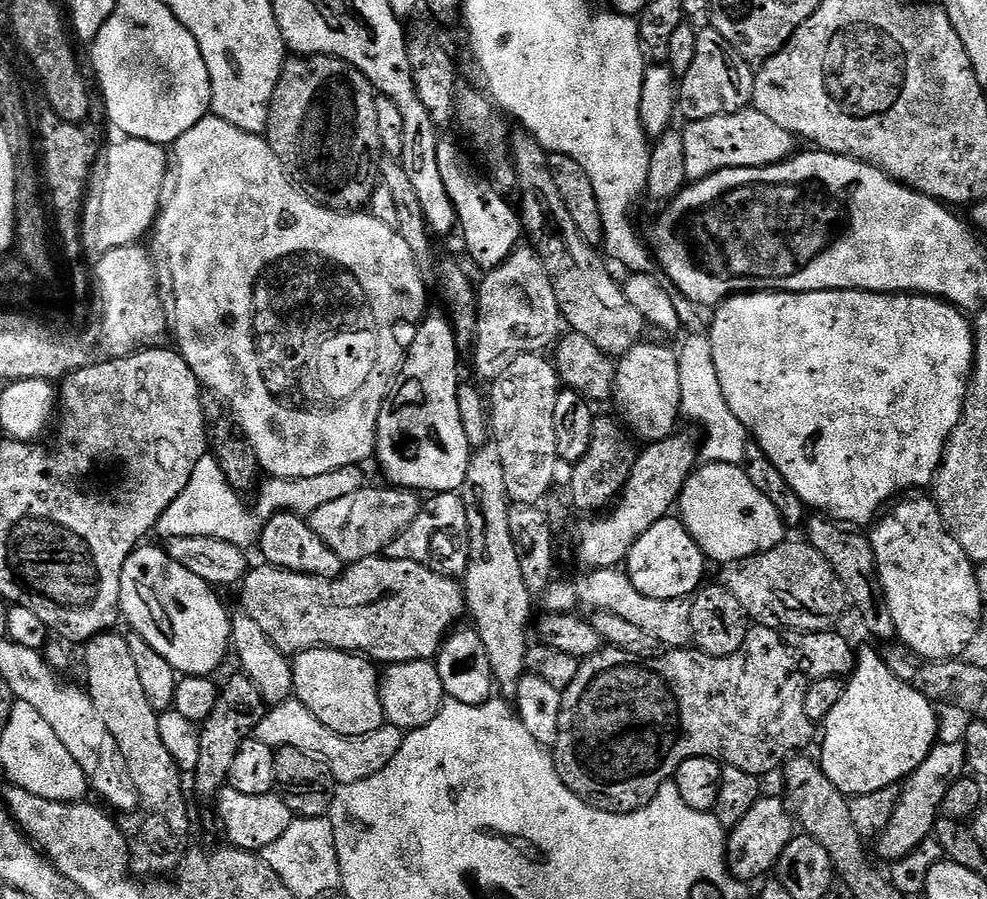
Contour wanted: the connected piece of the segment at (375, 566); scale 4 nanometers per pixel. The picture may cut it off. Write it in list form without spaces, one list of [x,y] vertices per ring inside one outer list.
[[[386,554],[349,563],[339,576],[311,576],[260,562],[257,568],[249,567],[238,591],[242,611],[250,614],[270,642],[289,658],[311,648],[336,648],[339,652],[367,656],[369,661],[384,666],[414,660],[435,661],[444,641],[466,616],[466,593],[453,577],[439,576],[413,560],[392,560]]]

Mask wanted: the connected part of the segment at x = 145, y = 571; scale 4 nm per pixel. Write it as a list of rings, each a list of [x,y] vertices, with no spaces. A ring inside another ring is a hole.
[[[141,546],[135,548],[133,552],[126,558],[126,566],[122,570],[122,590],[120,591],[120,610],[123,619],[128,619],[128,624],[132,627],[131,631],[142,637],[146,642],[150,642],[150,646],[154,646],[154,650],[158,650],[158,654],[162,654],[162,658],[166,658],[166,662],[170,662],[170,666],[174,666],[177,673],[186,676],[212,676],[215,673],[215,668],[223,662],[224,659],[229,659],[230,645],[232,642],[232,622],[230,619],[230,612],[224,609],[222,601],[216,597],[218,594],[217,589],[212,585],[207,584],[198,575],[192,574],[190,570],[182,565],[179,565],[174,558],[168,556],[167,551],[163,547],[160,548],[147,548],[148,546]]]

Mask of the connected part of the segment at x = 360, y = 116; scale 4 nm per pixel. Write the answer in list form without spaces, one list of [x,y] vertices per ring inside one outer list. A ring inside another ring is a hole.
[[[293,55],[284,61],[284,69],[280,72],[278,86],[274,90],[274,98],[270,104],[266,139],[270,147],[274,150],[276,157],[279,158],[284,164],[284,167],[287,168],[288,175],[292,177],[293,181],[299,185],[307,196],[312,197],[316,203],[323,204],[325,208],[332,208],[336,212],[354,212],[363,209],[365,205],[369,203],[372,192],[377,188],[378,161],[382,156],[378,132],[378,113],[375,109],[377,95],[378,93],[375,86],[366,78],[366,74],[362,74],[362,70],[358,70],[354,65],[347,64],[344,60],[338,59],[337,56]]]

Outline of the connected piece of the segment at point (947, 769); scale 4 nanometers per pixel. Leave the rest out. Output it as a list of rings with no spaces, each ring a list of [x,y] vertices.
[[[937,742],[926,755],[926,760],[903,781],[900,789],[900,800],[893,810],[889,824],[878,836],[880,856],[887,862],[895,862],[907,858],[924,840],[933,835],[936,819],[941,815],[946,790],[955,780],[965,775],[968,753],[963,743],[943,744]]]

